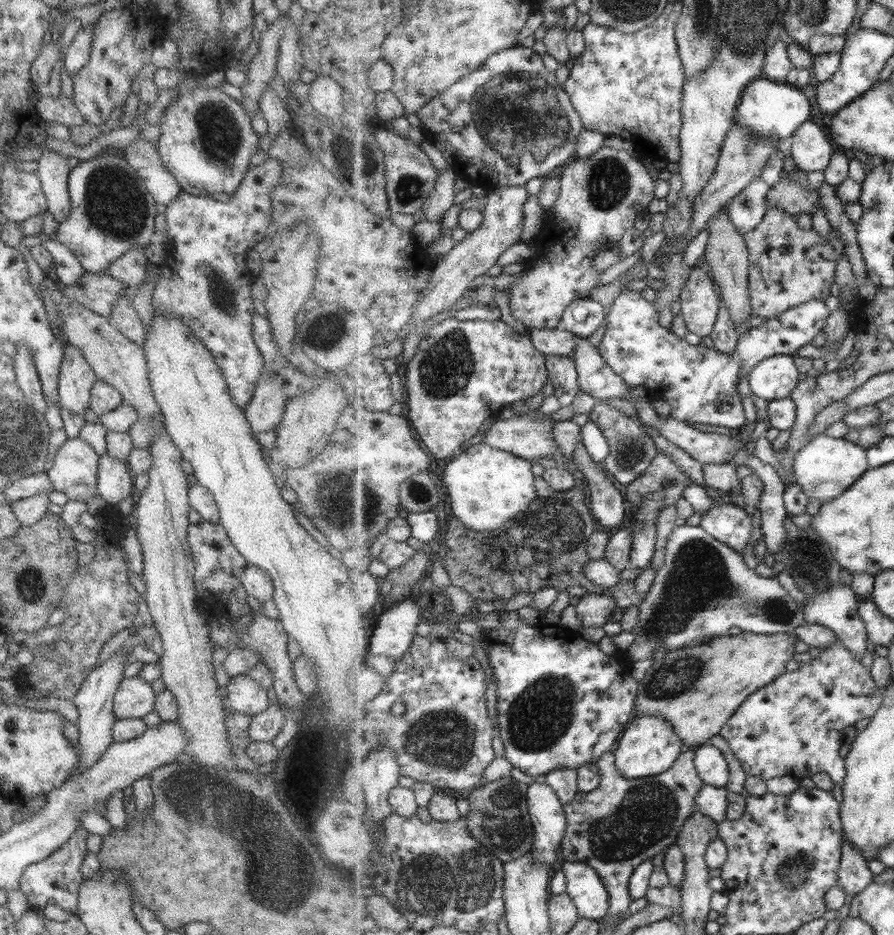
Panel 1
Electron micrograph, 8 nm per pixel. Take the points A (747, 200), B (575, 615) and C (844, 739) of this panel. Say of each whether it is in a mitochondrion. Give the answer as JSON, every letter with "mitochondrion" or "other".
{"A":"mitochondrion","B":"other","C":"other"}

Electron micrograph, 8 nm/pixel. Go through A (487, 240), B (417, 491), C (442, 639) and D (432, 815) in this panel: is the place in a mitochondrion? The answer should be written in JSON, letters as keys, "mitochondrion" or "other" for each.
{"A":"other","B":"mitochondrion","C":"other","D":"other"}

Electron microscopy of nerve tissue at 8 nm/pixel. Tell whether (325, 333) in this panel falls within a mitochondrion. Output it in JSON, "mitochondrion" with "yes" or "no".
{"mitochondrion":"yes"}

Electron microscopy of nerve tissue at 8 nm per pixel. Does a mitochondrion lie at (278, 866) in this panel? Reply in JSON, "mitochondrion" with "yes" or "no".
{"mitochondrion":"yes"}

